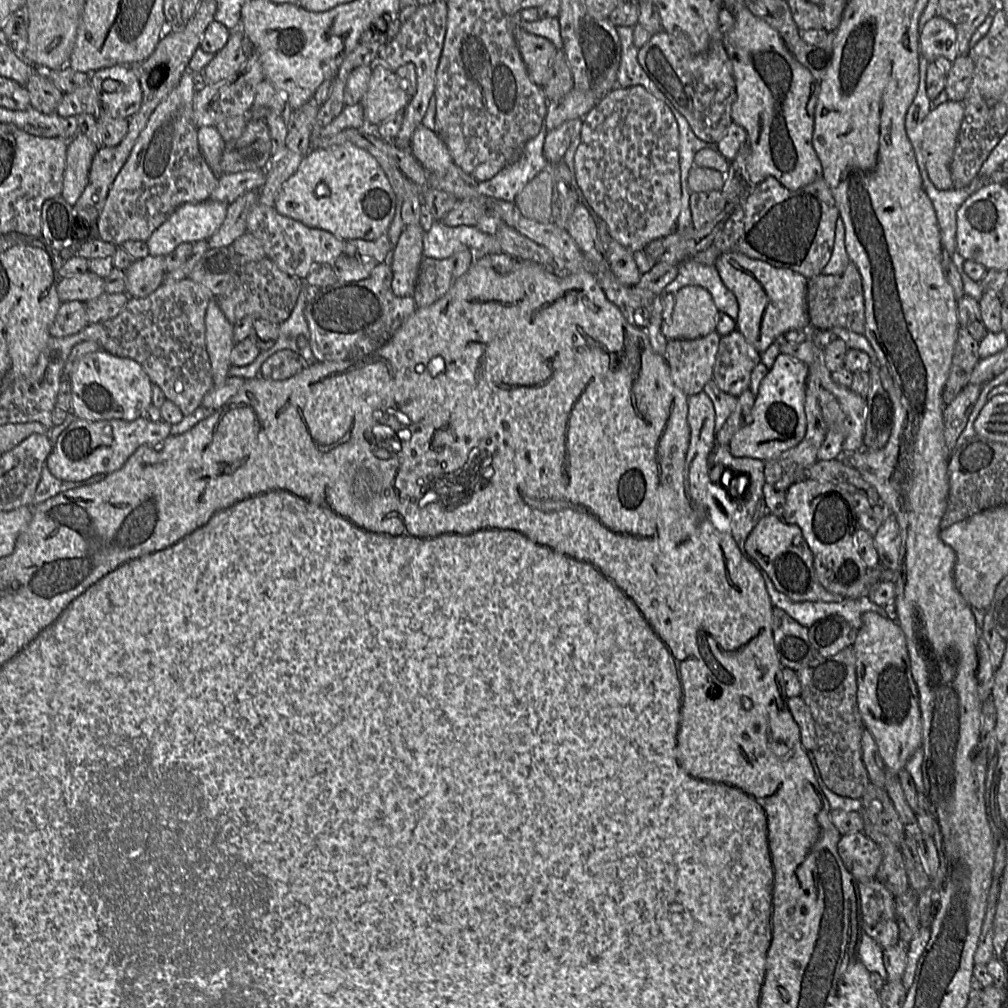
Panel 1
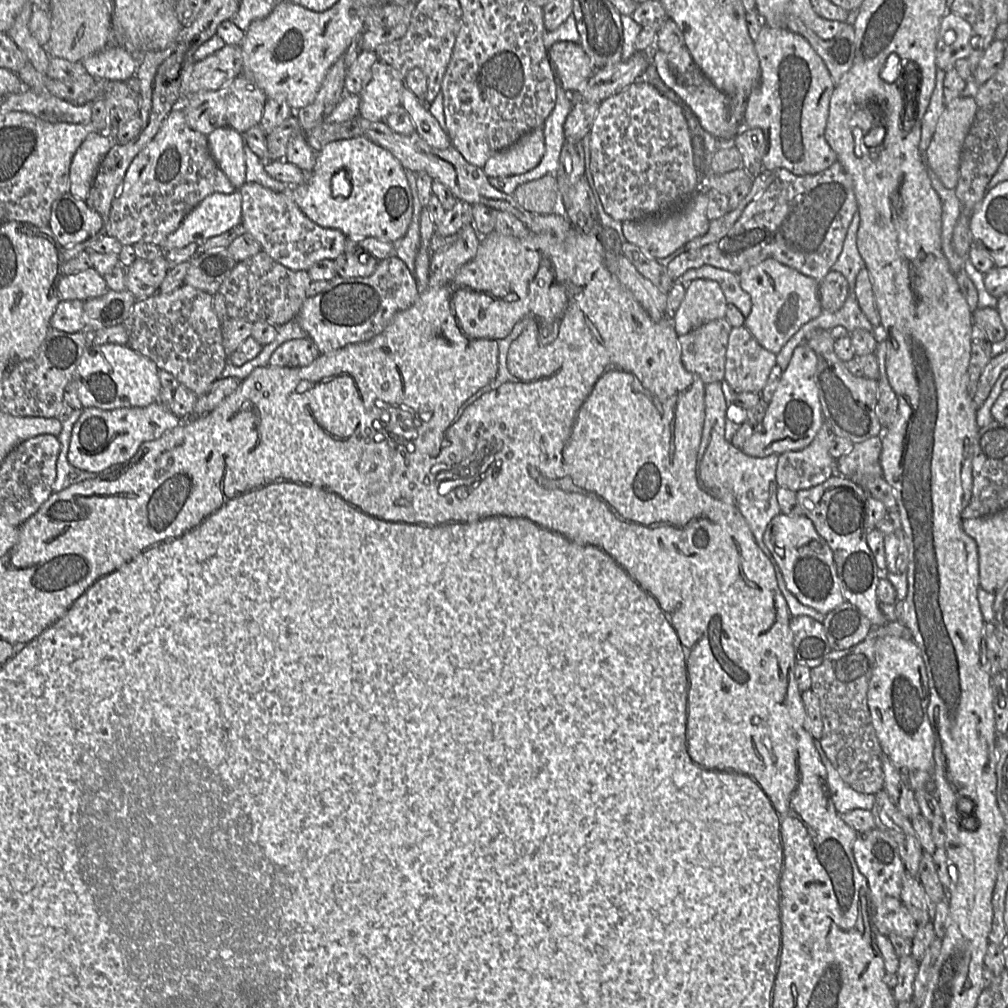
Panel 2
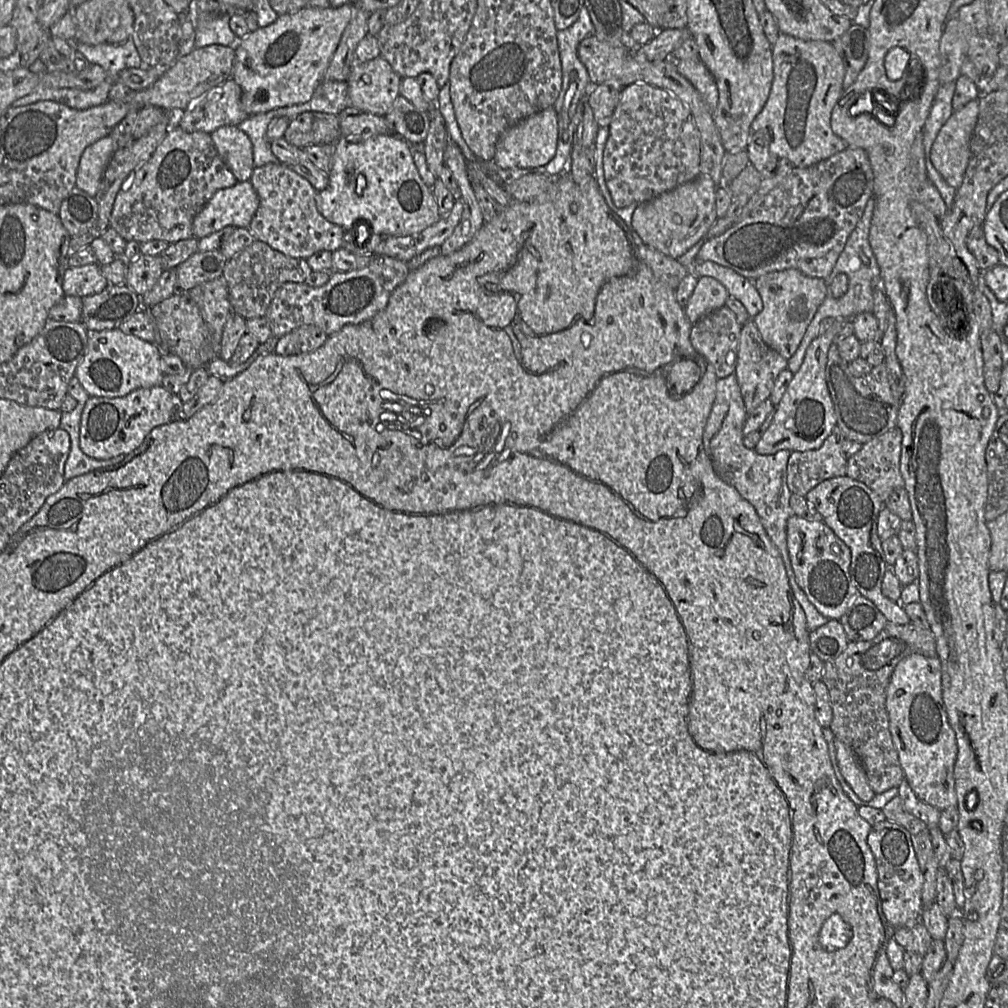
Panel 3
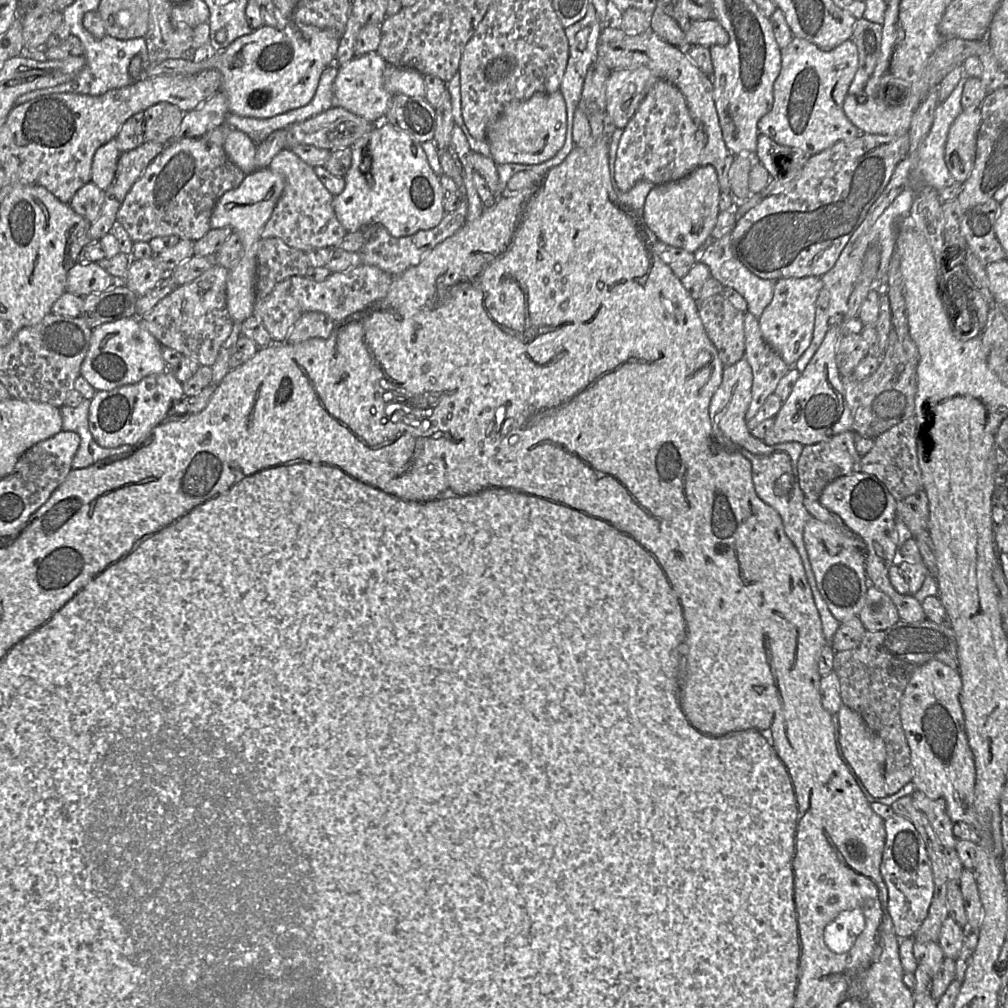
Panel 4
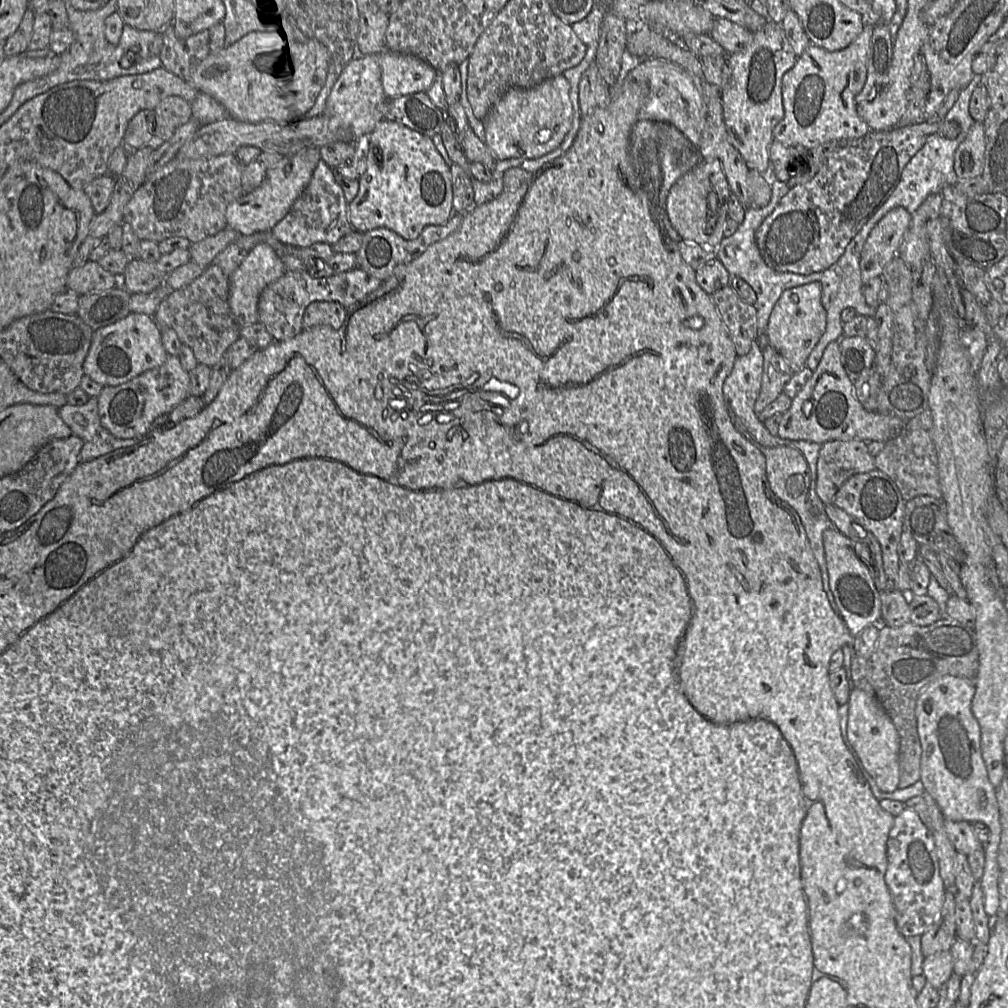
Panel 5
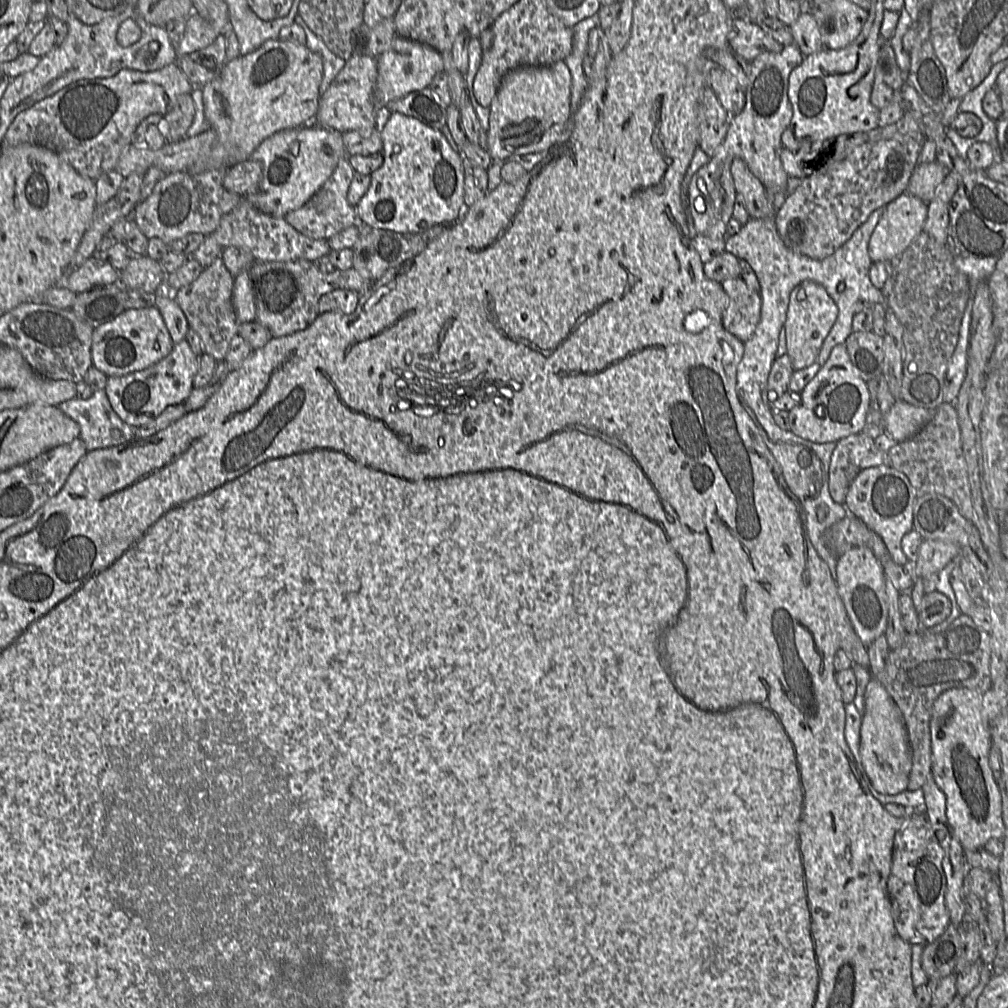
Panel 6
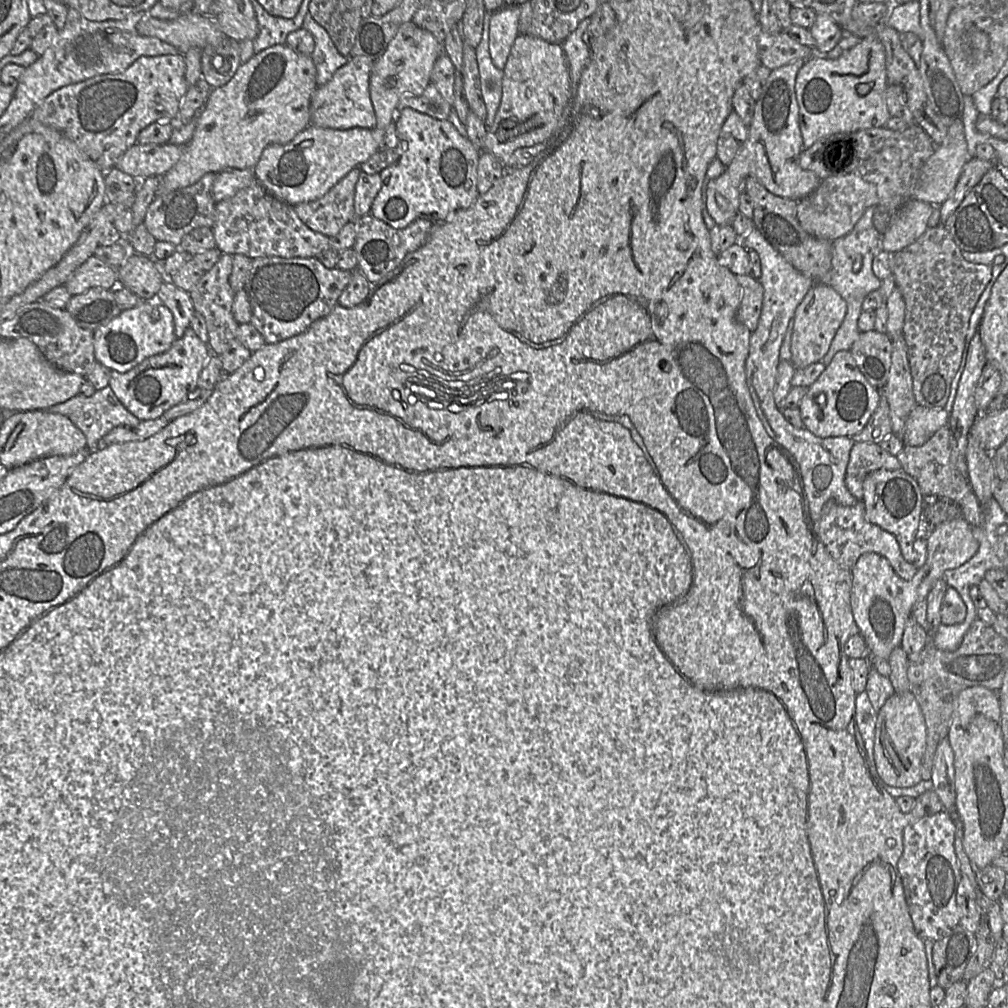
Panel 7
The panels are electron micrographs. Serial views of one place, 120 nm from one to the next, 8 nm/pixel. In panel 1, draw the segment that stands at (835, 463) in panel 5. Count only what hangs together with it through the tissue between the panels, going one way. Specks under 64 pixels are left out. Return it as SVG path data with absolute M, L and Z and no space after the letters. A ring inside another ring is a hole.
M809 371L804 401L807 423L806 433L803 440L796 446L782 452L778 457L772 458L771 460L765 462L764 475L766 483L771 484L779 490L787 491L791 485L807 479L807 471L818 461L817 453L828 430L821 414L817 390L815 390L813 378L814 374Z

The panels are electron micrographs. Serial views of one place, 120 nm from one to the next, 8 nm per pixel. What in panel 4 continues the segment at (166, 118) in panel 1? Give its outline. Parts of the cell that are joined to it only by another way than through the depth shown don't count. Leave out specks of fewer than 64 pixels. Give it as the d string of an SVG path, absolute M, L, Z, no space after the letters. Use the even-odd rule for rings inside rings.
M203 136L170 142L147 166L127 193L117 212L117 224L126 230L133 242L149 242L153 238L171 235L197 241L211 230L210 217L219 198L225 192L237 188L245 176L246 174L229 159L223 146L217 146Z

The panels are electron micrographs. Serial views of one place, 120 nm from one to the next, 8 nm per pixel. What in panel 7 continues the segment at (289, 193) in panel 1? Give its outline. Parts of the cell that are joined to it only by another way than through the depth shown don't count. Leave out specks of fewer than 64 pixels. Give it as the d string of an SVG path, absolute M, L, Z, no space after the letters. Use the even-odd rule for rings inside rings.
M412 108L395 116L398 144L396 159L379 174L382 185L370 214L395 229L417 219L443 222L458 210L471 206L479 196L477 165L481 151L447 120L438 120Z

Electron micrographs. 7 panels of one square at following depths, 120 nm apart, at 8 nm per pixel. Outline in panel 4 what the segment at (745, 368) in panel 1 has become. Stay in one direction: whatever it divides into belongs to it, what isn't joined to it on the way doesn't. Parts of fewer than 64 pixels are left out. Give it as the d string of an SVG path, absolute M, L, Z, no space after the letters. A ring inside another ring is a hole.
M744 313L745 352L752 370L752 399L745 415L746 423L755 417L766 399L775 391L790 367L765 341L758 319Z

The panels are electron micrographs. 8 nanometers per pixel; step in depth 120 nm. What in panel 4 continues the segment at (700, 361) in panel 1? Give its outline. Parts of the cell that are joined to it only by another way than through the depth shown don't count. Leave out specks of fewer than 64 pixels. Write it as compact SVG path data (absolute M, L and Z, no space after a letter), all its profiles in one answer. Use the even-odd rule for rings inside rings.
M722 294L699 304L698 314L706 335L725 367L744 357L744 313L737 310Z

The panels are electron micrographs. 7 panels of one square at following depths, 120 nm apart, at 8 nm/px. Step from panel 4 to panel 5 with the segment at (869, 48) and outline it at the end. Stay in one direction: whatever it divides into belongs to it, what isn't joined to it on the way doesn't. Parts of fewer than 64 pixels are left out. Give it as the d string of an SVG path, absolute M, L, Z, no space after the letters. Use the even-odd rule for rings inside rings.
M875 21L867 60L867 79L856 103L864 105L872 101L889 83L893 45L889 24Z

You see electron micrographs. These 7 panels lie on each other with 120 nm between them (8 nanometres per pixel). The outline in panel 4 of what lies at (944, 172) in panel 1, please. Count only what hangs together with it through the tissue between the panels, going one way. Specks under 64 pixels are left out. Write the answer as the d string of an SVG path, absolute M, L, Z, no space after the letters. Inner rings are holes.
M969 107L955 119L945 145L945 162L953 179L964 183L974 166L977 136L982 117L980 107Z

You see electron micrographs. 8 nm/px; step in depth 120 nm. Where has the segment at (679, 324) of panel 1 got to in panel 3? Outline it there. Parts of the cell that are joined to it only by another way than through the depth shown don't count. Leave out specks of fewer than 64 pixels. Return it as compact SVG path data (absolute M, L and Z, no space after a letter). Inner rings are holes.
M709 276L700 277L684 305L685 315L694 324L707 313L724 306L727 297L726 288L718 280Z

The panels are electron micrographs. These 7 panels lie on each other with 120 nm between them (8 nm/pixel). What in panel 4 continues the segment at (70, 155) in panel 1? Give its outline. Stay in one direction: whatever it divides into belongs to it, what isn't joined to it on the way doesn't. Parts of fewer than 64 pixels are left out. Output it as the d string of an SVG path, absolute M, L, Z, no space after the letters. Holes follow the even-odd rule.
M112 139L99 147L93 157L91 182L105 191L112 183L121 155L116 139Z

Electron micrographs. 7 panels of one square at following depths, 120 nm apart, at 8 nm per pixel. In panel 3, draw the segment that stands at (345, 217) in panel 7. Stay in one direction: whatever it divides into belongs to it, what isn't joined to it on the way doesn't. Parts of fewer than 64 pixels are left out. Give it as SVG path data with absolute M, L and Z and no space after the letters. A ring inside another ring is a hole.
M269 163L253 169L249 179L259 198L259 206L248 230L255 240L292 258L308 259L320 251L331 253L342 248L345 231L326 220L317 210L317 190L289 166Z

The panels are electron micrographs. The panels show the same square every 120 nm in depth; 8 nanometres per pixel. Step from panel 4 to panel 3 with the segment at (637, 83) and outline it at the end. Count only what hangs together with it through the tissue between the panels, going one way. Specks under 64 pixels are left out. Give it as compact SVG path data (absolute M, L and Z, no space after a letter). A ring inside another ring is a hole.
M592 85L588 94L588 102L593 110L594 118L599 127L608 127L624 87L612 85Z

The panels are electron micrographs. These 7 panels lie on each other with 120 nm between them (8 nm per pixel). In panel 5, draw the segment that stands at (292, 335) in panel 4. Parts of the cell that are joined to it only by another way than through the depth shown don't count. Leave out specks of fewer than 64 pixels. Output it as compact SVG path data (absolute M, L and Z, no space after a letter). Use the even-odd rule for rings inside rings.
M315 301L310 303L303 315L303 329L327 325L334 329L345 321L347 309L334 301Z

